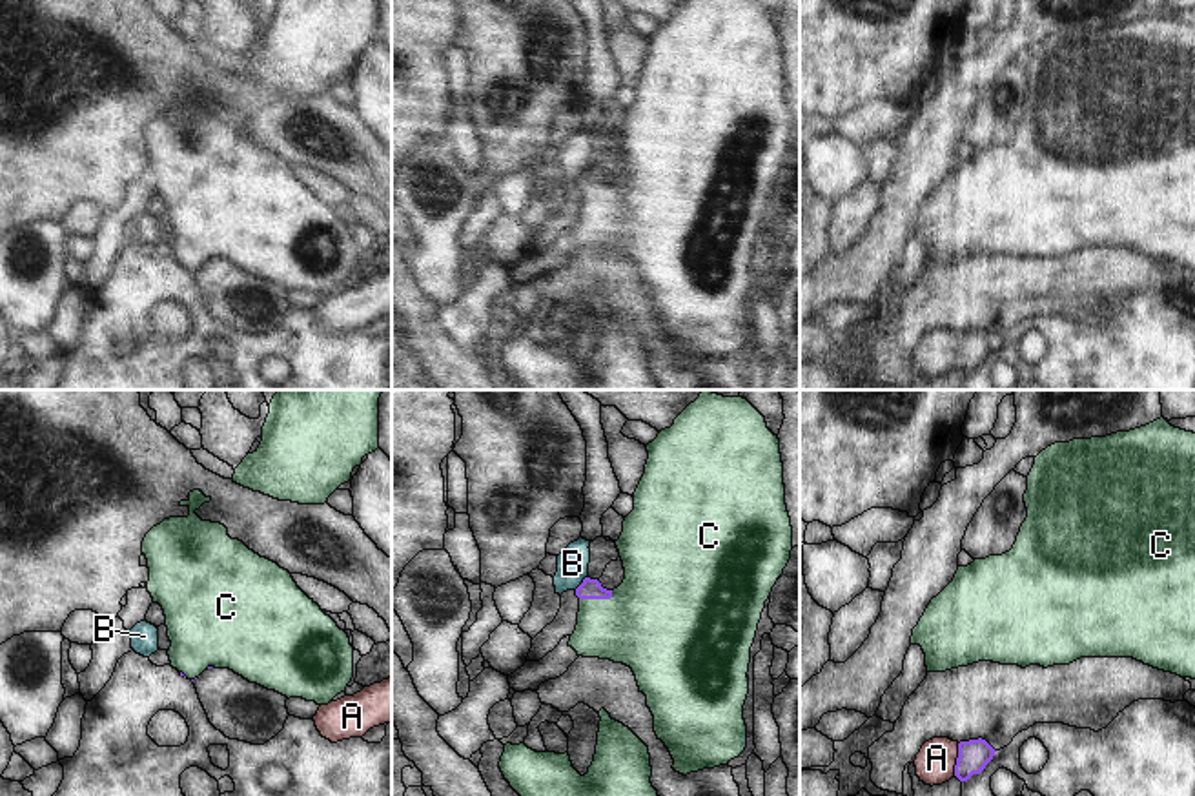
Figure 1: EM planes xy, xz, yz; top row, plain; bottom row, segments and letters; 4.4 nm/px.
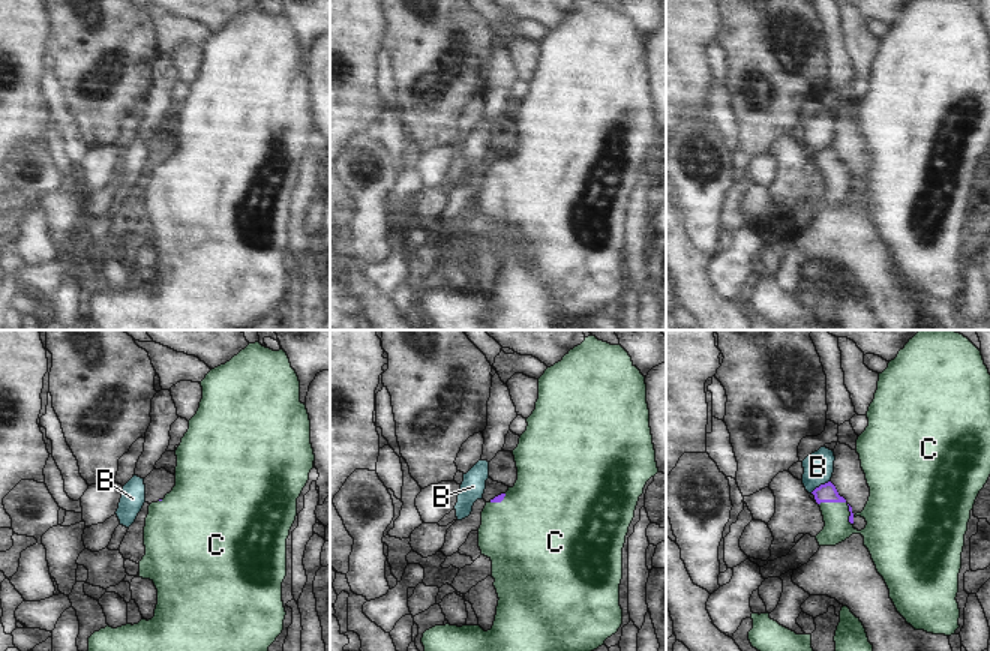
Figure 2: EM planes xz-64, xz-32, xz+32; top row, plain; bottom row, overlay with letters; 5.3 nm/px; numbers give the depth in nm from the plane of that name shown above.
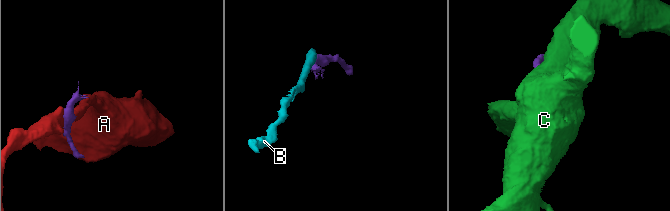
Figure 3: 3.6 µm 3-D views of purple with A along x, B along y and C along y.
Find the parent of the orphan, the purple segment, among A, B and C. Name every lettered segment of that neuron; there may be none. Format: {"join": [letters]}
{"join": ["C"]}

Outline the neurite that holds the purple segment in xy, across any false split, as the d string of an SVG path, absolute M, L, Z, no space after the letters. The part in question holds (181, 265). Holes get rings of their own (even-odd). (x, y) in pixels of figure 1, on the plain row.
M193 82L180 98L189 100L188 109L169 109L153 118L144 133L142 146L148 151L148 184L166 208L169 257L188 271L197 271L204 262L230 260L250 275L257 275L282 288L302 290L317 297L328 297L346 282L353 270L353 239L344 222L326 208L293 173L291 166L277 155L260 149L242 133L231 131L220 115L202 113L195 104L209 95L200 82Z

